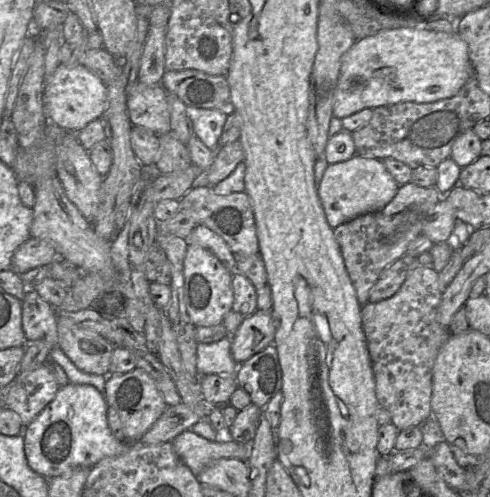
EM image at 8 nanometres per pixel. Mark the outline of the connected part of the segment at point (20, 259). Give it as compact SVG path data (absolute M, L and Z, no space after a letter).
M31 237L15 251L11 269L21 275L33 268L50 264L57 257L61 256L50 241Z

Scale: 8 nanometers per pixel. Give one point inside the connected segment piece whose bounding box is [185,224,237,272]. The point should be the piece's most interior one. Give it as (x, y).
(203, 236)

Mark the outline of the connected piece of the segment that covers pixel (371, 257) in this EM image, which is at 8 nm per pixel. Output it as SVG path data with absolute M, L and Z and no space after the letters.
M408 182L399 186L395 197L383 209L360 215L333 229L361 305L369 302L370 292L384 269L404 256L408 245L422 235L424 221L441 197L436 186L420 187Z

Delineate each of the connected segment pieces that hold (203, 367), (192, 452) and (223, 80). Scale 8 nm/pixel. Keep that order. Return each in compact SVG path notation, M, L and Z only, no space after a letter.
M231 337L197 344L197 371L200 375L235 376L239 364L231 355Z
M192 430L177 435L171 444L184 464L198 476L214 461L229 457L248 461L252 453L251 443L240 443L233 439L207 440Z
M166 70L160 84L186 106L214 109L226 115L235 111L226 75L211 75L198 70Z

